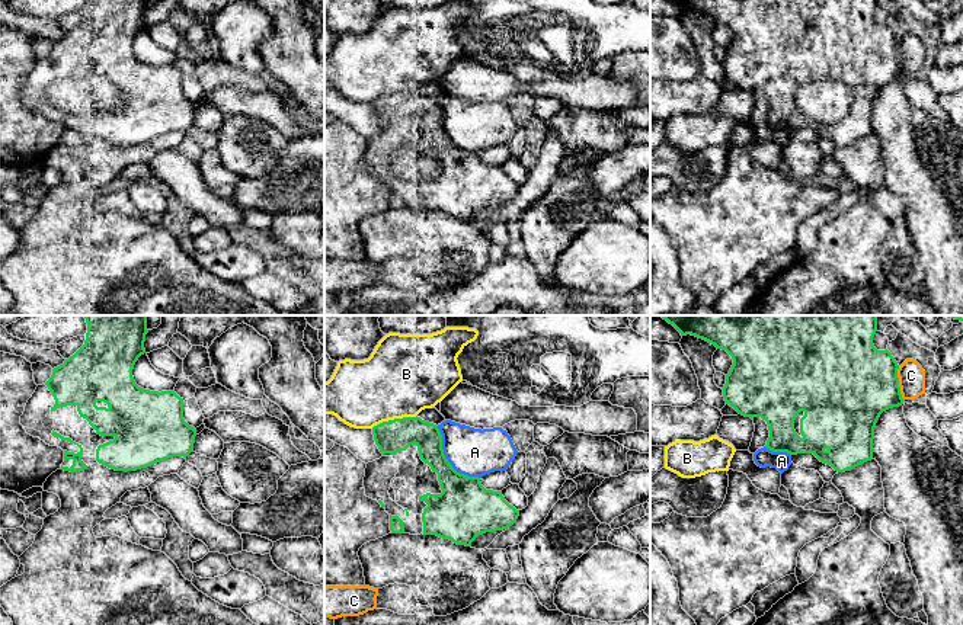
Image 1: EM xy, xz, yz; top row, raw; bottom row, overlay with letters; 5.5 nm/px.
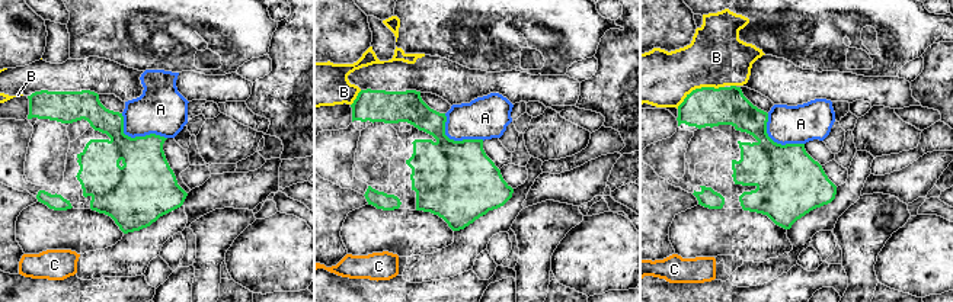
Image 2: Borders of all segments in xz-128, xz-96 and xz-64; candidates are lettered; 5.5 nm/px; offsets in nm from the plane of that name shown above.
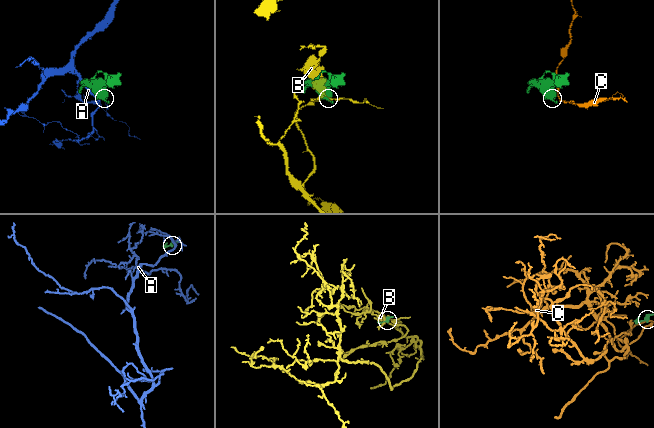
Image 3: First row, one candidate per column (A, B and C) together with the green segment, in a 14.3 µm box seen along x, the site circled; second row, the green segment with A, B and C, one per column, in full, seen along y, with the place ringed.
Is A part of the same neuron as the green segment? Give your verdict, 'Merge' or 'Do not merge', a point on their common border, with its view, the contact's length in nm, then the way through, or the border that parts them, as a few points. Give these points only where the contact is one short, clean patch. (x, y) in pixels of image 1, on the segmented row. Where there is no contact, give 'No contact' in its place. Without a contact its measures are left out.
Do not merge. Touches green at xz (447, 460). Shared border 380 nm

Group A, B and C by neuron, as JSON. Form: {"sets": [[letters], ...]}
{"sets": [["A"], ["B"], ["C"]]}

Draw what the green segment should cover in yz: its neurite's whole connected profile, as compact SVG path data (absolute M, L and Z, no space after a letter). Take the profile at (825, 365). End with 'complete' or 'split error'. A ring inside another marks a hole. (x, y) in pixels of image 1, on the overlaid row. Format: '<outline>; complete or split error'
M660 315L681 336L695 336L726 350L733 365L726 375L726 404L745 417L767 422L770 438L765 448L787 452L791 462L815 469L825 483L838 472L850 471L873 459L874 427L880 414L903 404L899 365L886 350L877 350L873 337L877 315Z; split error

